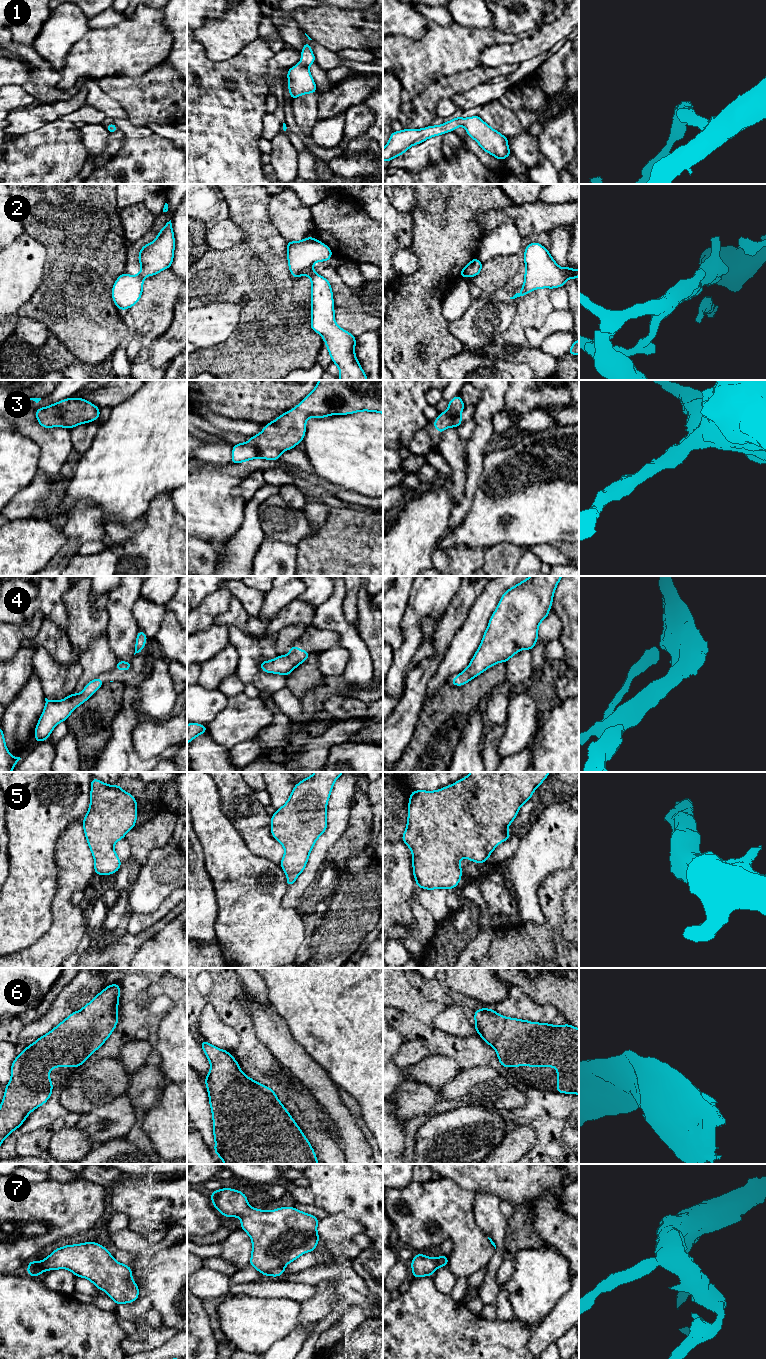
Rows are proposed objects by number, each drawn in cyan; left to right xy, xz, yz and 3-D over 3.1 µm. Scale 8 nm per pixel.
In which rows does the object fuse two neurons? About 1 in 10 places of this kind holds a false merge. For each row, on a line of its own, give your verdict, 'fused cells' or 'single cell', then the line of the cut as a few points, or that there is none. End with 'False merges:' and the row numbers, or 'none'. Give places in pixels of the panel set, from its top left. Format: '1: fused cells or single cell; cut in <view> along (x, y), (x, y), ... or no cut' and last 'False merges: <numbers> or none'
1: single cell; no cut
2: single cell; no cut
3: single cell; no cut
4: single cell; no cut
5: single cell; no cut
6: single cell; no cut
7: single cell; no cut
False merges: none

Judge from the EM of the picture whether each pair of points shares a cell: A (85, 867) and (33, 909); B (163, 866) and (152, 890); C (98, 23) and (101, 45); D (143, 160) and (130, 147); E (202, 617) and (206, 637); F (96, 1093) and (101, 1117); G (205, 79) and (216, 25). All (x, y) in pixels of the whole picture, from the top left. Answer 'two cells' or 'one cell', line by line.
A: two cells
B: one cell
C: two cells
D: one cell
E: two cells
F: two cells
G: two cells

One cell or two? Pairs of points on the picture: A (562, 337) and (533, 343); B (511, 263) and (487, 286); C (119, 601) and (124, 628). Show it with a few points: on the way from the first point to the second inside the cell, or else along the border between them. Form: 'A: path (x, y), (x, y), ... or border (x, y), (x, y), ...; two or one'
A: border (563, 330), (550, 333), (538, 348); two
B: path (505, 268), (493, 280); one
C: path (120, 608), (121, 621); one

